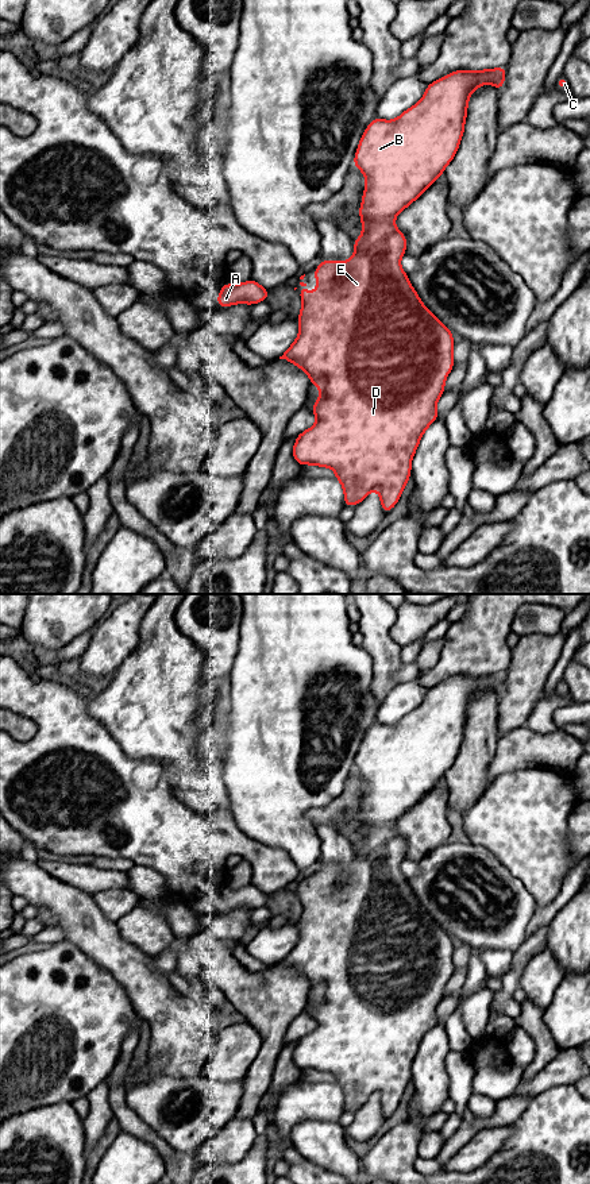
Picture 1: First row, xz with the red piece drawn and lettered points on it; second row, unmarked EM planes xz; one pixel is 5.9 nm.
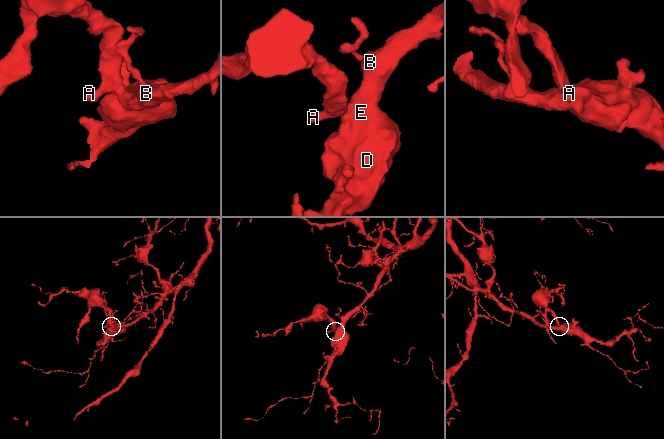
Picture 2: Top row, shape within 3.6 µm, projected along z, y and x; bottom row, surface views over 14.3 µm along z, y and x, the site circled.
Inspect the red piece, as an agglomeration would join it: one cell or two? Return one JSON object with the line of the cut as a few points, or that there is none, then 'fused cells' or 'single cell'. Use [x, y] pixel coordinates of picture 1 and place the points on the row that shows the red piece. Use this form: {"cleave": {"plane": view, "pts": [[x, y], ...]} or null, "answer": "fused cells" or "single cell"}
{"cleave": null, "answer": "single cell"}

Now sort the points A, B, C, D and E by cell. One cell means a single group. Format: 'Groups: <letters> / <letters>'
Groups: A B C D E

